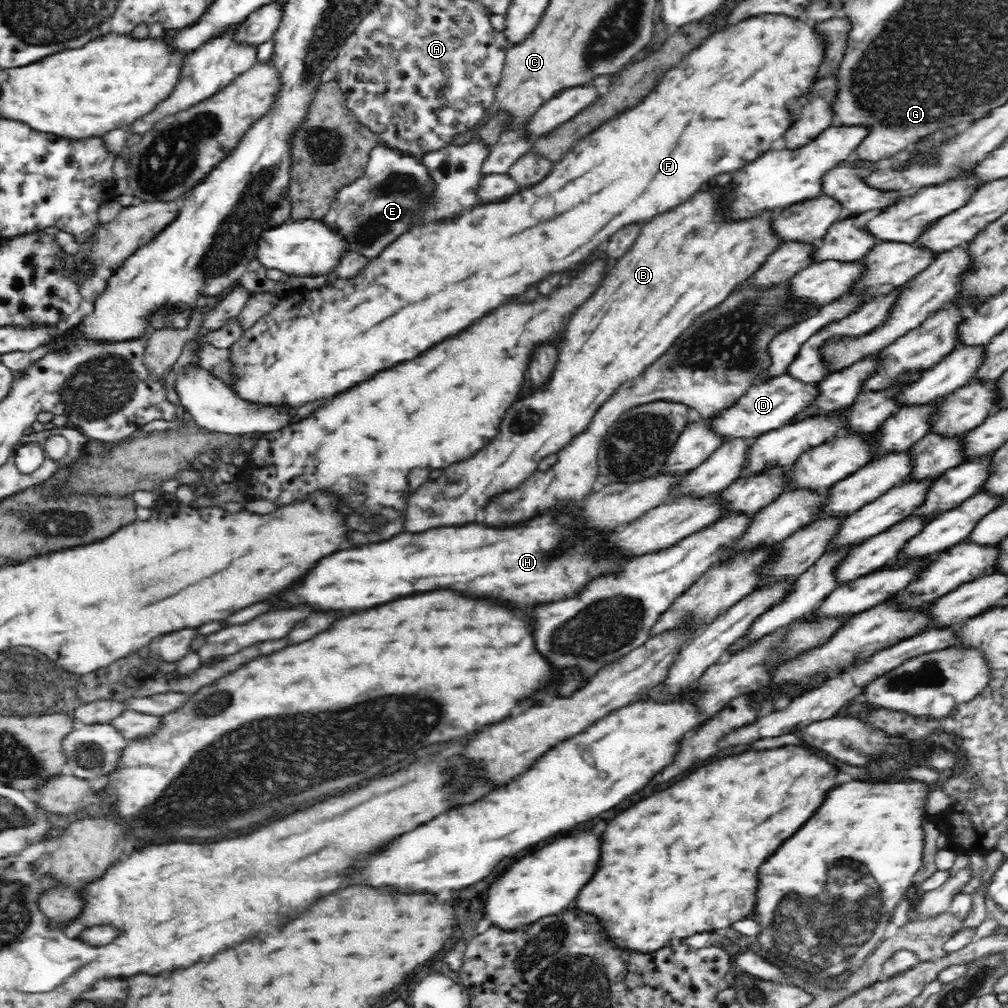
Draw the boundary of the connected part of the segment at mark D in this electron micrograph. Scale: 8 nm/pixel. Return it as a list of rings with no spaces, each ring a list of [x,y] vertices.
[[[787,373],[762,382],[756,382],[747,388],[747,392],[737,398],[734,405],[720,409],[709,424],[709,429],[728,441],[732,438],[753,440],[757,436],[788,424],[789,418],[804,405],[815,399],[817,390],[814,384],[802,384],[787,376]]]

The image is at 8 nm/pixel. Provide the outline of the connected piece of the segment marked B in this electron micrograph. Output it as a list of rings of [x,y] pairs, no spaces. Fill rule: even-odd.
[[[714,190],[695,194],[688,202],[656,216],[650,224],[642,226],[635,244],[606,272],[600,288],[596,288],[596,292],[592,292],[592,296],[584,300],[584,304],[580,304],[570,316],[558,344],[556,368],[552,368],[546,384],[516,400],[506,410],[496,436],[470,460],[462,461],[458,466],[452,464],[452,468],[444,470],[444,478],[440,476],[438,480],[420,486],[408,498],[406,512],[401,516],[403,528],[408,532],[424,532],[433,528],[476,523],[479,512],[484,511],[492,499],[516,491],[525,484],[524,480],[534,475],[538,462],[550,454],[557,454],[577,436],[584,434],[596,412],[620,387],[642,375],[650,364],[655,363],[676,343],[695,318],[726,300],[732,288],[754,274],[766,257],[781,245],[770,228],[774,213],[739,222],[716,218],[716,194],[712,192]]]

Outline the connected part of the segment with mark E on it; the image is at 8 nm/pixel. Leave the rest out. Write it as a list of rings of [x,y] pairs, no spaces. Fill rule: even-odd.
[[[380,144],[371,150],[364,174],[336,193],[321,222],[344,239],[348,251],[375,257],[384,246],[406,232],[410,224],[416,223],[429,204],[428,200],[437,197],[434,192],[436,181],[422,161],[412,154]]]

